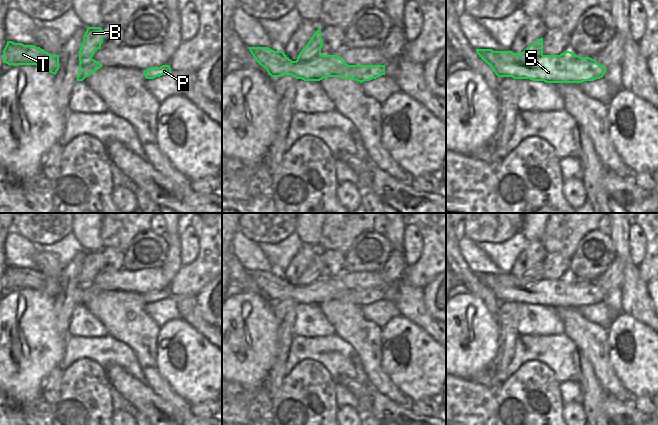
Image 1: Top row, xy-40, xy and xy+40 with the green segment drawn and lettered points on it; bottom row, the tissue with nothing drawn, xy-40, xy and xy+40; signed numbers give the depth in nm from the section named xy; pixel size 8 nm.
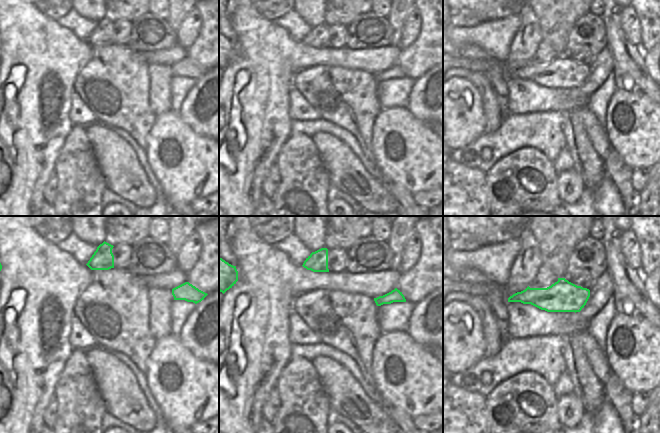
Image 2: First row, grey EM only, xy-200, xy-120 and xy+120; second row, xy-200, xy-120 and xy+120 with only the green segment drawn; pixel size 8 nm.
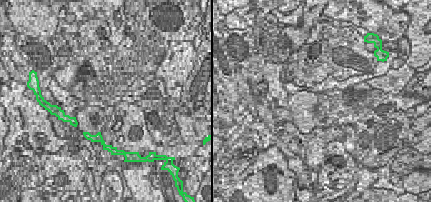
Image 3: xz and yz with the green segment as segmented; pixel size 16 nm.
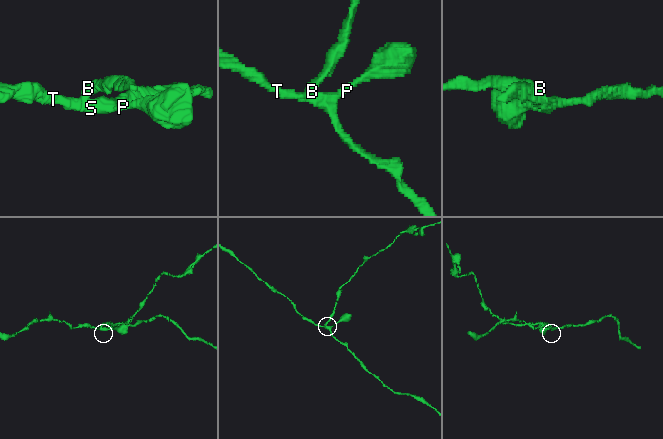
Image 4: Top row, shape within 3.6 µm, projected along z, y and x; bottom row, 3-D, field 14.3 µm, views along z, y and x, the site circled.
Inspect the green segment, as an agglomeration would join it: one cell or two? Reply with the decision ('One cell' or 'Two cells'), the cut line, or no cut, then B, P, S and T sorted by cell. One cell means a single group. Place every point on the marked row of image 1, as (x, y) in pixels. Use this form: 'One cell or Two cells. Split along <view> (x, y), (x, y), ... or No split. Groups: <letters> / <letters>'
Two cells. Split along xy (321, 53), (309, 60), (302, 61), (298, 57). Groups: B / P S T.

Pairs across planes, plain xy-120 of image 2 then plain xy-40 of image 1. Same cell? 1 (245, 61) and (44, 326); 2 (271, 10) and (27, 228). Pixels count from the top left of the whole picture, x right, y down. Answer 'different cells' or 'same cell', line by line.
1: same cell
2: same cell

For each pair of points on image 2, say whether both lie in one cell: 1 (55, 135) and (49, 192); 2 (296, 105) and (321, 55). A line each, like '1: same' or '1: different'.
1: different
2: different

